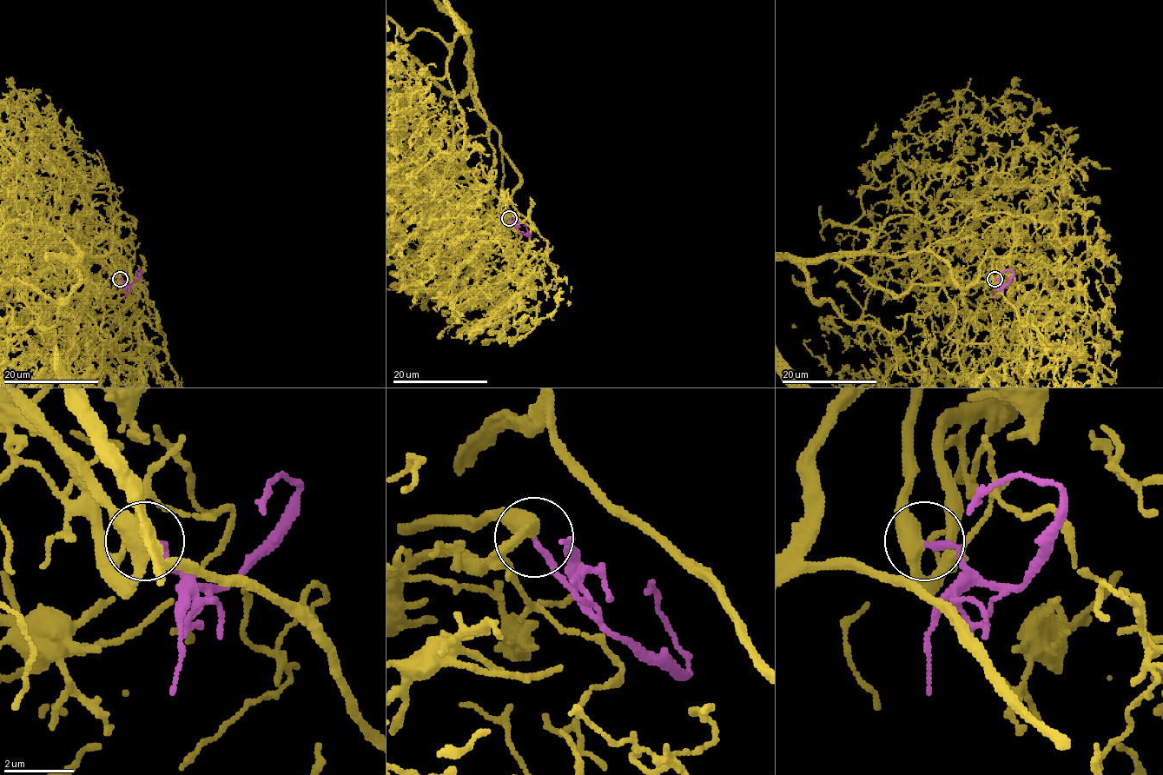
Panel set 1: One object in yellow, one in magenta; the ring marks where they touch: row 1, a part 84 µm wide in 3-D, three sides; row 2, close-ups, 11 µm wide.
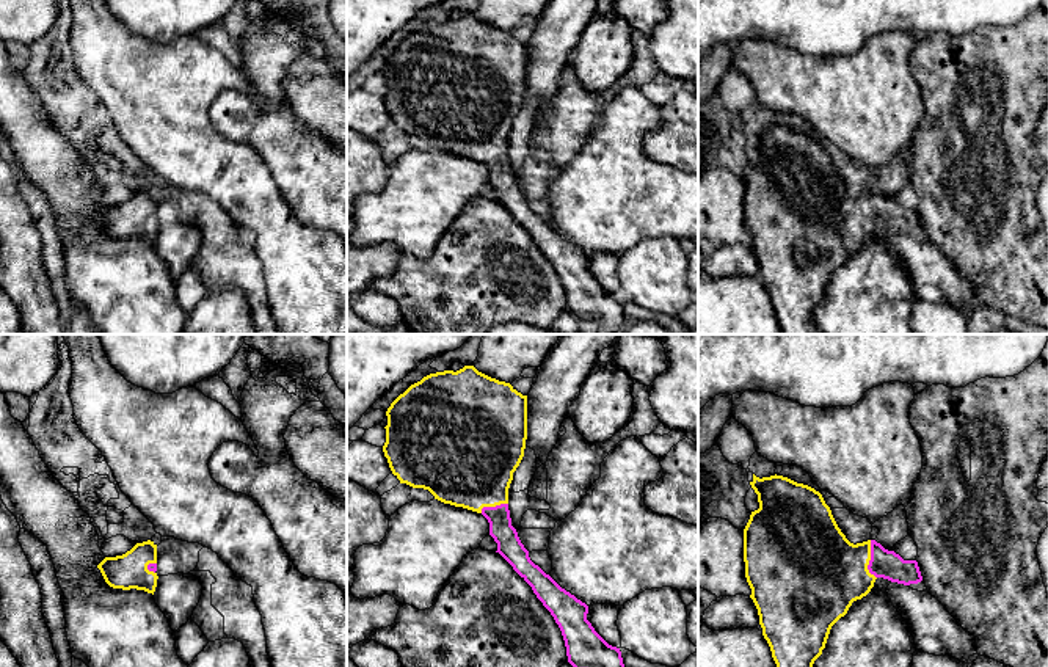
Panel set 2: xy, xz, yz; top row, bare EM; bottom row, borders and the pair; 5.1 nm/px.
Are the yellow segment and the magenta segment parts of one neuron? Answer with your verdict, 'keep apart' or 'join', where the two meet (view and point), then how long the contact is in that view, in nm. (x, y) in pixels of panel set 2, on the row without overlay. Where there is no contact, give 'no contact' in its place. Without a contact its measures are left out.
join | yz (869, 207) | 200 nm

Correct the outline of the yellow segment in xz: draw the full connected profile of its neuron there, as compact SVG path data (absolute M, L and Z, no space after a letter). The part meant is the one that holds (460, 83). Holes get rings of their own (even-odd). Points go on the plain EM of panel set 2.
M474 14L424 25L400 42L388 56L383 94L392 122L413 137L428 138L435 148L482 162L497 199L532 235L537 246L559 273L568 311L576 319L595 320L604 334L621 334L626 317L621 300L609 293L587 268L588 254L562 237L535 213L511 174L508 137L519 115L527 88L527 44L510 31L499 30Z

